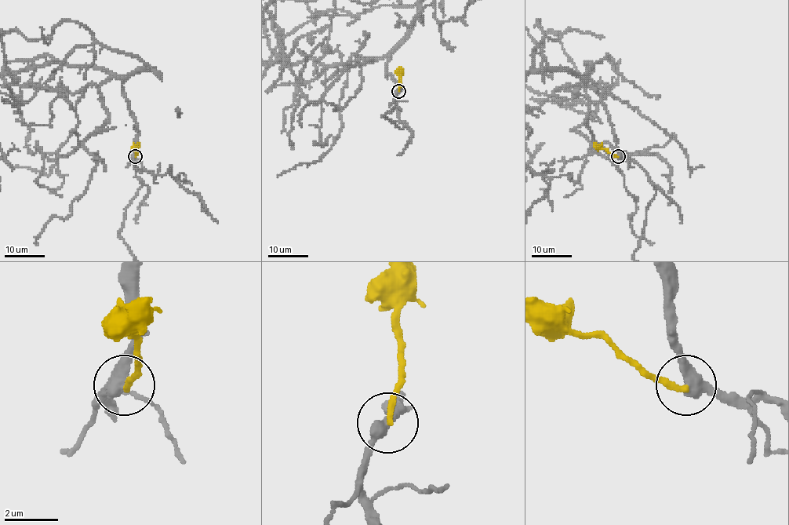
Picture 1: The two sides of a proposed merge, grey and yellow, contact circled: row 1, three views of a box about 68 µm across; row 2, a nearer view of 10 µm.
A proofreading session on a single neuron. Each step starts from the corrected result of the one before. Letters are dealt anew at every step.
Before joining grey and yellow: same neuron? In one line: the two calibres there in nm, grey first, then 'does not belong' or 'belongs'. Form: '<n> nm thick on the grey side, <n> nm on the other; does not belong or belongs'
420 nm thick on the grey side, 200 nm on the other; does not belong

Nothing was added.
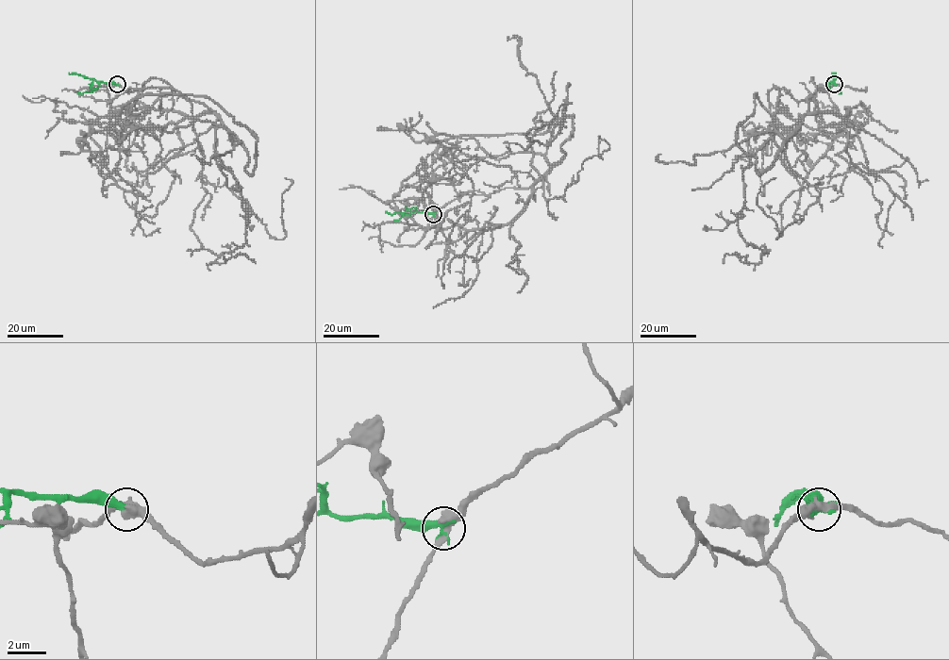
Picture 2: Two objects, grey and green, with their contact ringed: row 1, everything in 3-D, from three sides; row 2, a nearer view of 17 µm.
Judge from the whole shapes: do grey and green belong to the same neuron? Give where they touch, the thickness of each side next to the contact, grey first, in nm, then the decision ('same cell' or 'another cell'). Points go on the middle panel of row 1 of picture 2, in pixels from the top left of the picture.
place (433, 214); calibres 460 and 480 nm; another cell

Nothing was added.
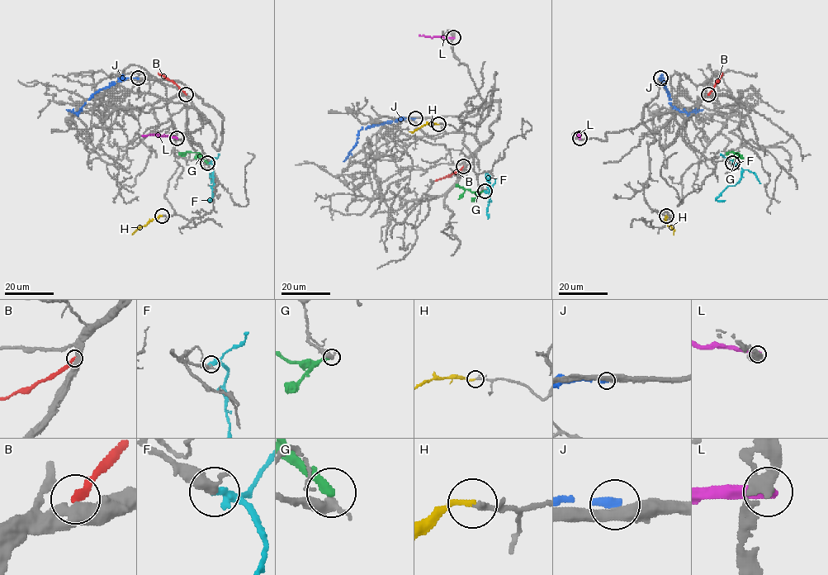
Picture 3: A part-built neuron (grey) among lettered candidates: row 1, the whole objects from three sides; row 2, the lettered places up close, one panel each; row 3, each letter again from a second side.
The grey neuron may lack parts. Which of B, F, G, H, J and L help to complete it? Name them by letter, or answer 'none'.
F, H

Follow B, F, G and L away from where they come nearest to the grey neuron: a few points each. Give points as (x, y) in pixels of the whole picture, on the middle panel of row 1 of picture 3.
B: (463, 166), (434, 181)
F: (484, 192), (489, 196), (489, 201), (489, 176), (486, 173), (487, 183)
G: (484, 191), (471, 192), (466, 189), (458, 198)
L: (453, 37), (419, 35)

